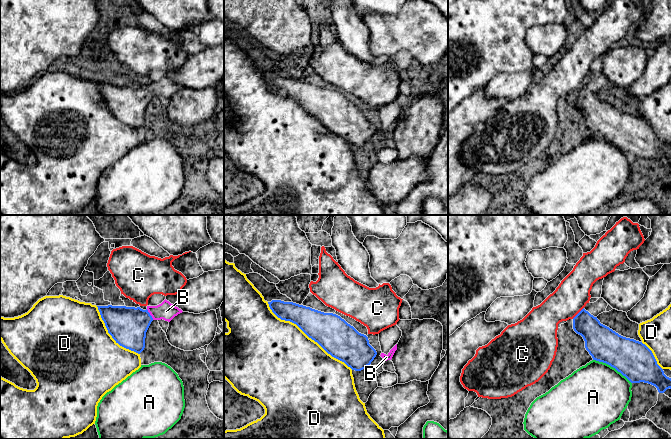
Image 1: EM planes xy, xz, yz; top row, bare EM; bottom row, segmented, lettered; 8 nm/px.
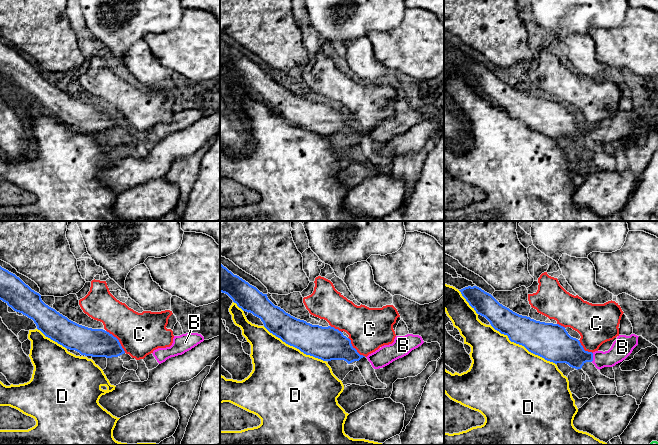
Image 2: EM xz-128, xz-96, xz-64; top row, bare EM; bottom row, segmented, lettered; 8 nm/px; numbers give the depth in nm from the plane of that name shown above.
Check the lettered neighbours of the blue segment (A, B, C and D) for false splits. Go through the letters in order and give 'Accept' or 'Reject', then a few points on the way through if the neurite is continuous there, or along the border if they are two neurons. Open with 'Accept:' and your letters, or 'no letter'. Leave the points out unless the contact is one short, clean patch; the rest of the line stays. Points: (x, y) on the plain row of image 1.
Accept: B
A: Reject
B: Accept. Path across: xy (127, 101), (149, 90), (166, 87)
C: Reject. Boundary: yz (583, 83), (572, 94)
D: Reject

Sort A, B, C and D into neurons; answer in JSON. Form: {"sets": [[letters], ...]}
{"sets": [["A"], ["B"], ["C"], ["D"]]}

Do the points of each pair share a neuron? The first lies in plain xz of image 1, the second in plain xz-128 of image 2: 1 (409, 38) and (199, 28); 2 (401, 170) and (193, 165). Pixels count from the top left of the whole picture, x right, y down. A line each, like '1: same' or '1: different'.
1: same
2: different

